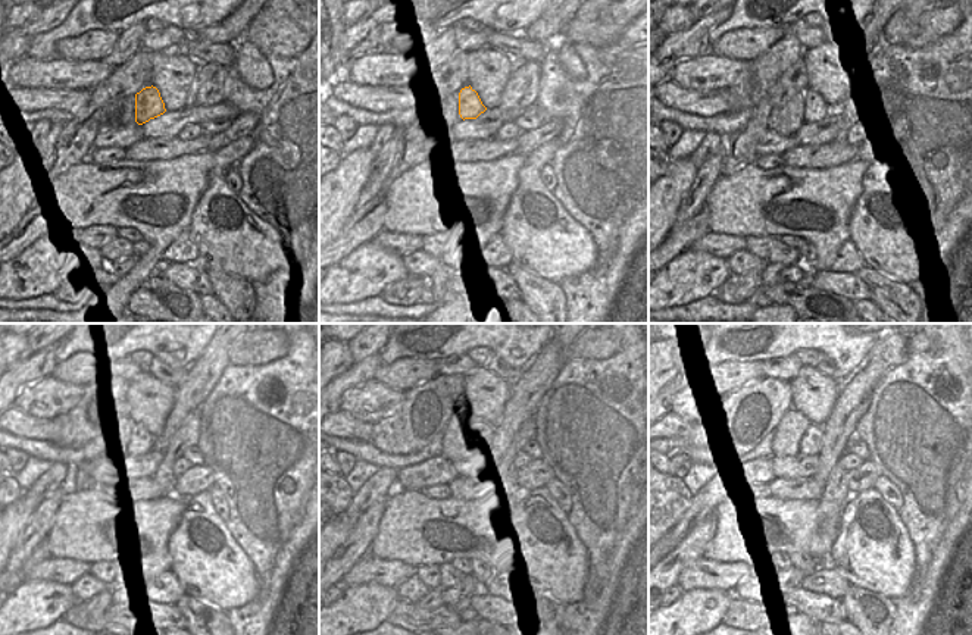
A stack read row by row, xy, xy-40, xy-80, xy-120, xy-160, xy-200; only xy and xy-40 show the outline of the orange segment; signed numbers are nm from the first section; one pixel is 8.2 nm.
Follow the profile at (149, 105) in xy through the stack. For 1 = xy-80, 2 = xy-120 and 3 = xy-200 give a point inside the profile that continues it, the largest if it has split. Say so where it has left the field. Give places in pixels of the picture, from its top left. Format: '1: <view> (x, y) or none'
1: xy-80 (816, 109)
2: xy-120 (158, 444)
3: xy-200 (810, 444)

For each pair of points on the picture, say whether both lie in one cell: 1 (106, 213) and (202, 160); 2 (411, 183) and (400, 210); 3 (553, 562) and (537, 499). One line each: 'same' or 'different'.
1: same
2: same
3: same

